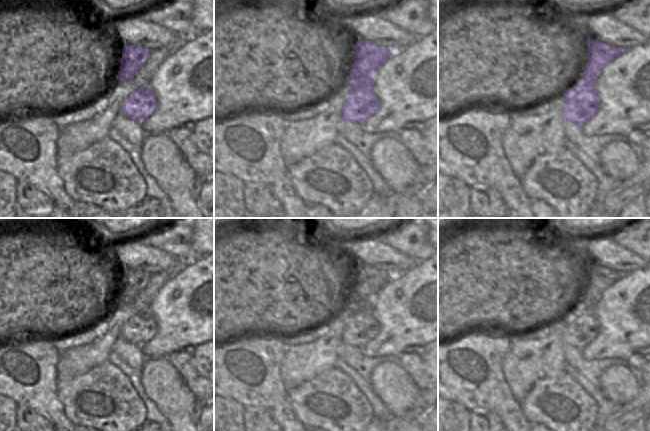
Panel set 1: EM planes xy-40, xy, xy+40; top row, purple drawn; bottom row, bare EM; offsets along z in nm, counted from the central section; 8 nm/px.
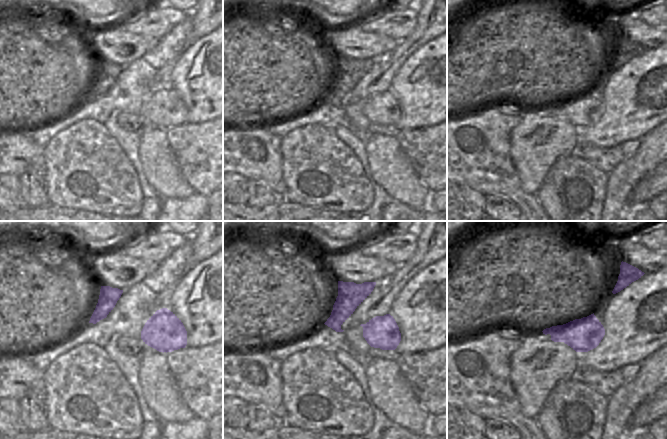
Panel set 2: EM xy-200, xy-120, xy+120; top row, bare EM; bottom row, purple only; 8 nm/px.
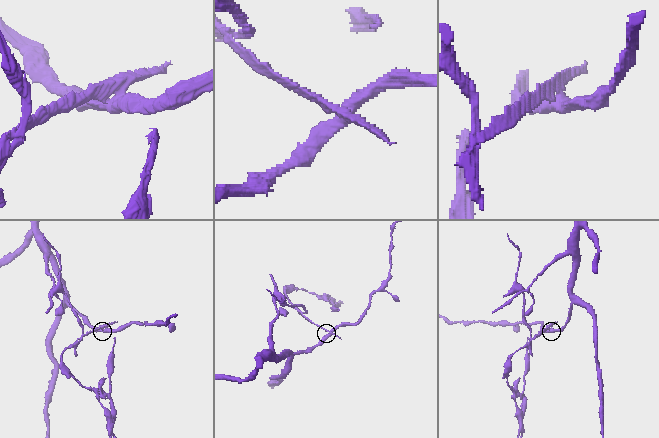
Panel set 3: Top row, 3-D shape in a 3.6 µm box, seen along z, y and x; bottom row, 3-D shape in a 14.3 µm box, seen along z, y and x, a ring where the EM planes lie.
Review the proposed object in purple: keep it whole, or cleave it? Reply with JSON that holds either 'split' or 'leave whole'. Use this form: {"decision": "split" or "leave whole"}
{"decision": "split"}

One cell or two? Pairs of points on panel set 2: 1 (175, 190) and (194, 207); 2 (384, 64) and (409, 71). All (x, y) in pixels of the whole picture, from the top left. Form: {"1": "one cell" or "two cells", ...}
{"1": "two cells", "2": "two cells"}

